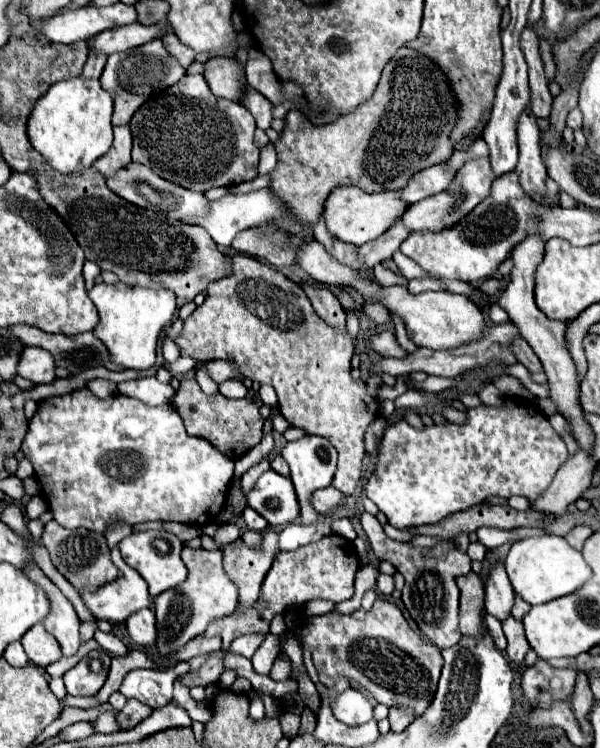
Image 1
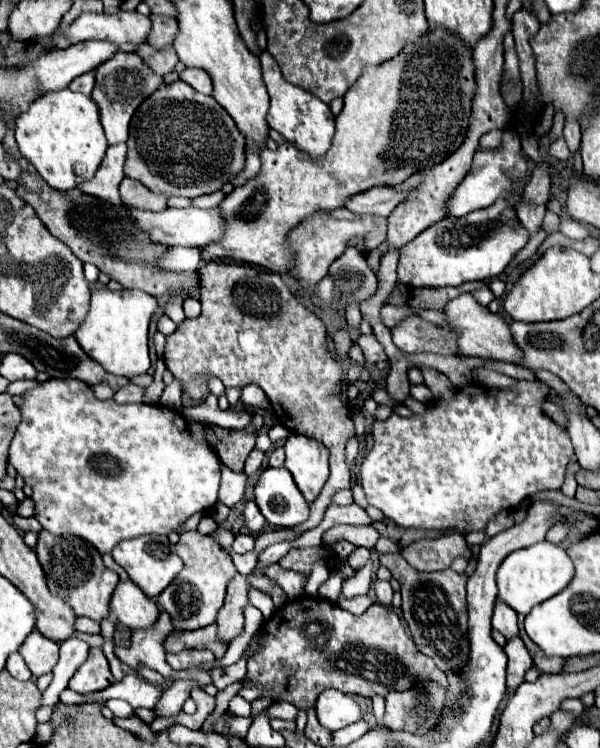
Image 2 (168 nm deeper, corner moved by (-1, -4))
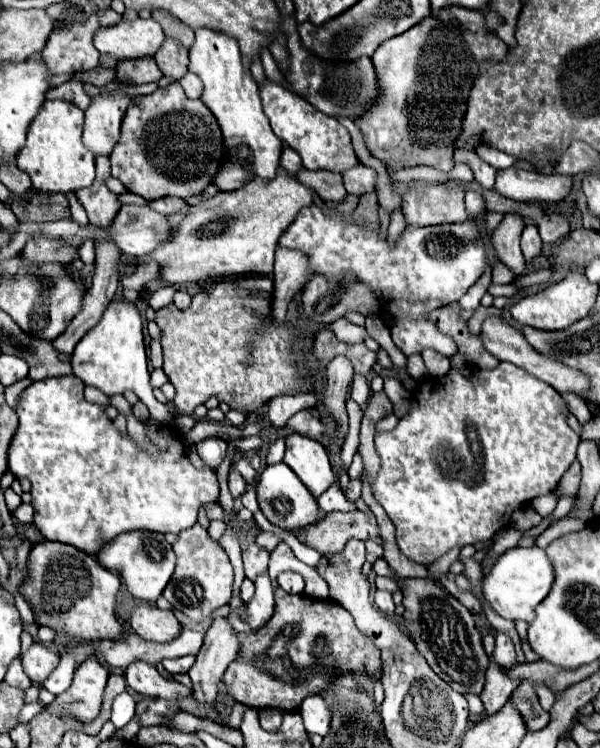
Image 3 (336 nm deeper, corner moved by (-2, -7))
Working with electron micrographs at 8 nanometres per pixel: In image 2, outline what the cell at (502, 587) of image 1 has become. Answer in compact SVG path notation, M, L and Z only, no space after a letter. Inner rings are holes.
M503 602L495 604L495 612L493 612L493 628L499 630L507 640L519 636L519 628L517 628L517 612L513 608L509 608Z

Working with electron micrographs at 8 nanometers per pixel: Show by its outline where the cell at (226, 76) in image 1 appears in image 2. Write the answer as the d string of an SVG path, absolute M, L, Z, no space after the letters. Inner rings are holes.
M185 68L181 74L179 74L179 80L187 82L189 86L193 86L197 92L201 94L211 94L213 92L213 84L211 84L211 78L205 70L201 68Z

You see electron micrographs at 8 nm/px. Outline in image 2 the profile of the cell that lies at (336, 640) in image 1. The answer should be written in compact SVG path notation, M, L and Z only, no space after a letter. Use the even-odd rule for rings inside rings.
M301 596L273 612L261 628L259 644L261 648L247 662L243 684L263 688L265 698L291 702L299 710L311 708L317 694L327 688L371 698L429 680L447 686L445 674L417 650L399 616L381 604L373 604L361 616L355 616L325 598Z

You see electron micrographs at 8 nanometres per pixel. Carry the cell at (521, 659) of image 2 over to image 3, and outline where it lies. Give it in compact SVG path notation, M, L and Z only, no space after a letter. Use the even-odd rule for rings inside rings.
M490 661L490 667L486 671L486 685L484 691L480 693L486 713L492 715L498 709L502 709L518 685L520 685L518 679L508 677L508 669Z

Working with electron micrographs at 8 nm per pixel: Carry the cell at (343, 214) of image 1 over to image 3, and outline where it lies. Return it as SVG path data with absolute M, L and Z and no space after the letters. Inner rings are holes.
M276 249L274 265L274 325L280 325L292 297L310 281L310 259L298 249Z

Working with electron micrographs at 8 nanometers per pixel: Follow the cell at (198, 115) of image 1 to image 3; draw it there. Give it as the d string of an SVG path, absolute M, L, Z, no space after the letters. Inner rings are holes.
M172 83L152 95L136 97L130 109L126 111L126 117L122 121L122 137L110 153L112 177L120 179L130 193L140 195L146 201L154 201L168 195L188 199L200 195L214 181L224 163L224 149L224 137L212 111L200 99L188 99L184 89L178 83Z

